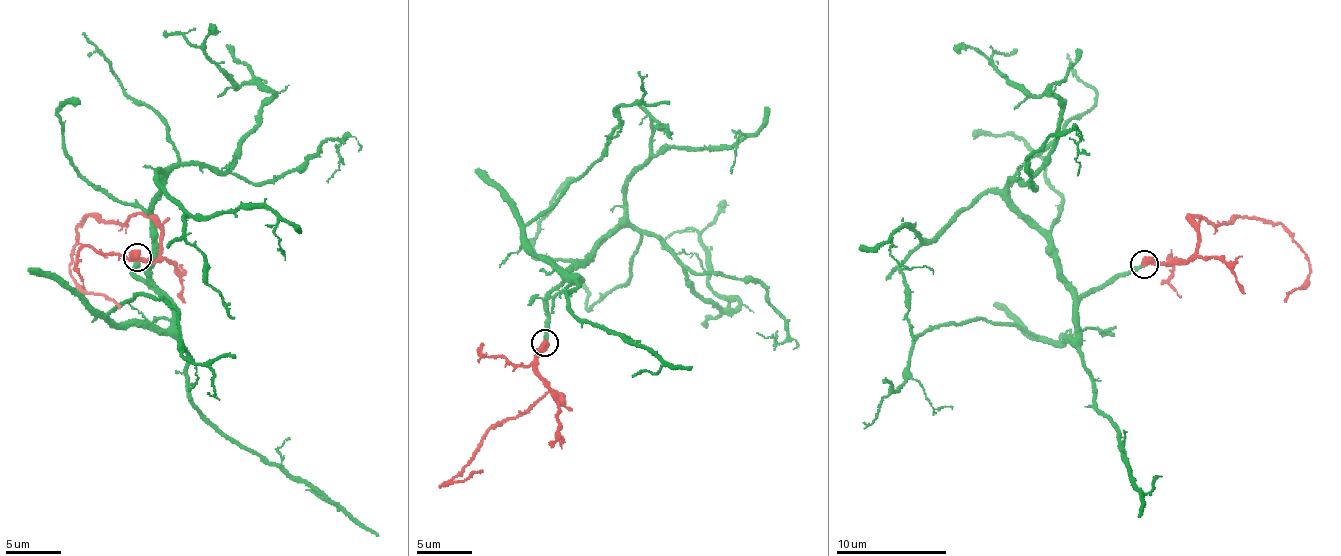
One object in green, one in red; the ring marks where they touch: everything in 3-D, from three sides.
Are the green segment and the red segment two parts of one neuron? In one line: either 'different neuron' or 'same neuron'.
same neuron

